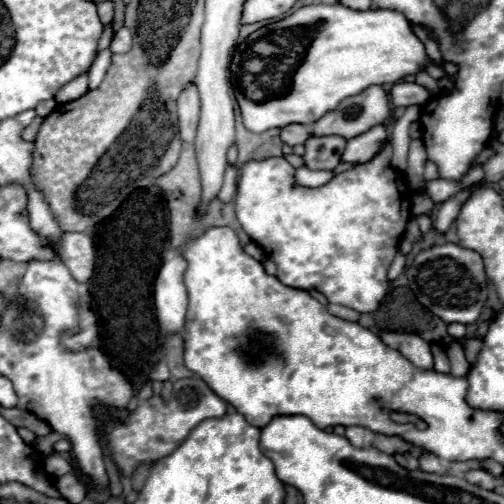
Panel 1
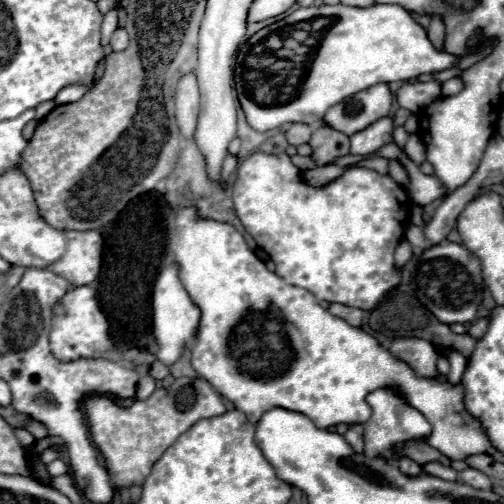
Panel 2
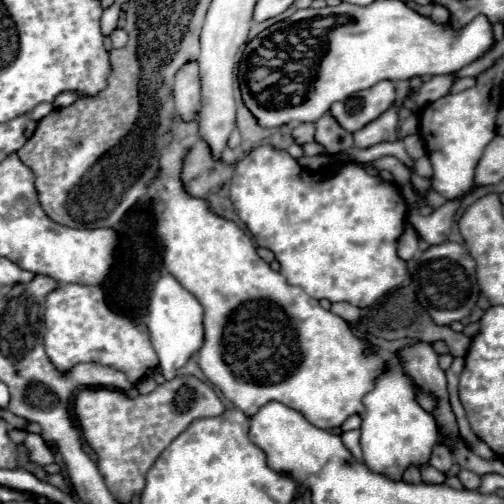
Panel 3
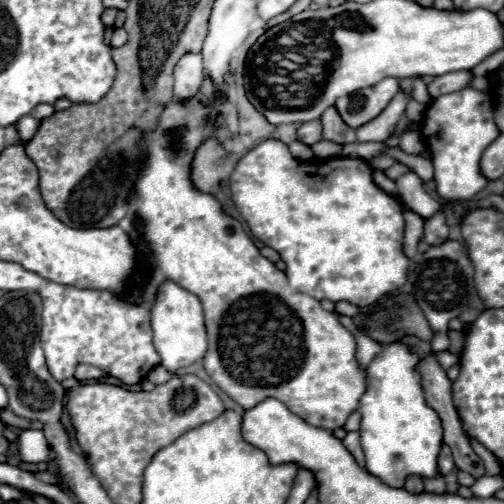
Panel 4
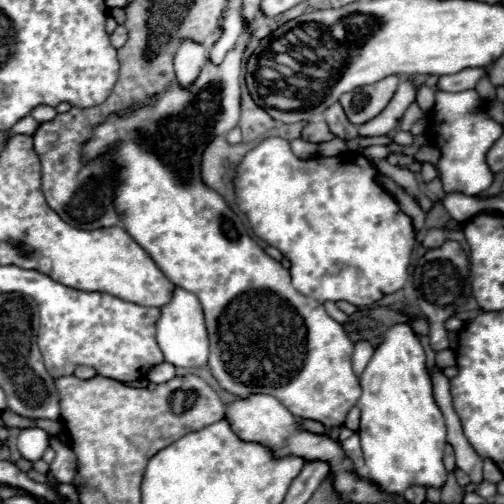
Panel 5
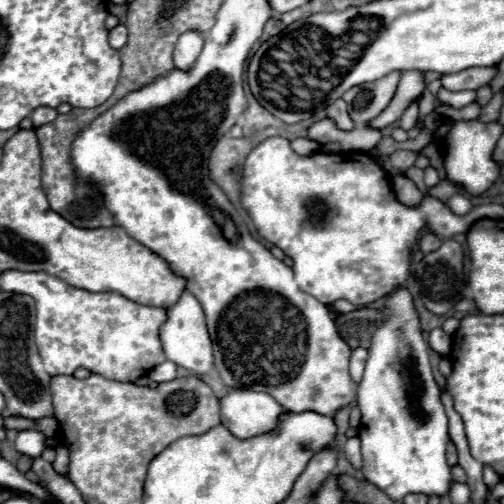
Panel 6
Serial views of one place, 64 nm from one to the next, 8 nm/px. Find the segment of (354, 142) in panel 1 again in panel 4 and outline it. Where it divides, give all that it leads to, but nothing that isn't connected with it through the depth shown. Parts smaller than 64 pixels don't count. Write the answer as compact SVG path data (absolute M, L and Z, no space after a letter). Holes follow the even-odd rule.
M400 90L392 98L392 102L374 120L370 120L368 124L364 124L356 130L358 142L372 142L372 140L374 142L384 142L388 136L392 136L394 130L396 130L396 124L400 122L402 114L406 110L408 100L410 100L410 96Z

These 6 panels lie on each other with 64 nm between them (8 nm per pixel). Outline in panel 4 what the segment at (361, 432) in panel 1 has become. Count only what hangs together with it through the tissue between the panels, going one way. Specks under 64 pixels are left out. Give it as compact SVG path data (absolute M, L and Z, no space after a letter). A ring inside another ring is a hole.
M348 432L348 436L342 440L346 450L354 456L354 460L364 468L364 454L362 454L362 448L360 448L360 434L358 432Z

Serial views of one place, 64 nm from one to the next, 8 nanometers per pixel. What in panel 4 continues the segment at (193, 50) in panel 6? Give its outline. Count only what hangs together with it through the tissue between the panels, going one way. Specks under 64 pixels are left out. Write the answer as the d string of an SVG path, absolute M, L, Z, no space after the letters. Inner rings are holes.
M186 52L176 68L174 68L174 96L178 100L188 100L192 98L202 84L204 78L204 66L202 66L202 56L198 52Z

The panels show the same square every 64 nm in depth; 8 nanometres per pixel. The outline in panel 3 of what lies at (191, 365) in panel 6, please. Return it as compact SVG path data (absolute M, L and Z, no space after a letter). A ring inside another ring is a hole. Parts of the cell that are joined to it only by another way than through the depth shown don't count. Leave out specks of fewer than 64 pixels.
M162 274L162 278L156 282L156 290L152 288L148 296L146 322L148 322L152 346L160 358L160 370L166 380L172 380L176 376L176 370L182 368L192 356L196 356L204 344L202 306L170 274Z

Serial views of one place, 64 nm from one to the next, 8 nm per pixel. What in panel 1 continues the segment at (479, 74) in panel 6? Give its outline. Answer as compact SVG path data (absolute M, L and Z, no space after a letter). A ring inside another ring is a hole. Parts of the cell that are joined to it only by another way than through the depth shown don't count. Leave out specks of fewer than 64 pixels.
M398 82L390 90L394 106L424 106L434 94L416 82Z

